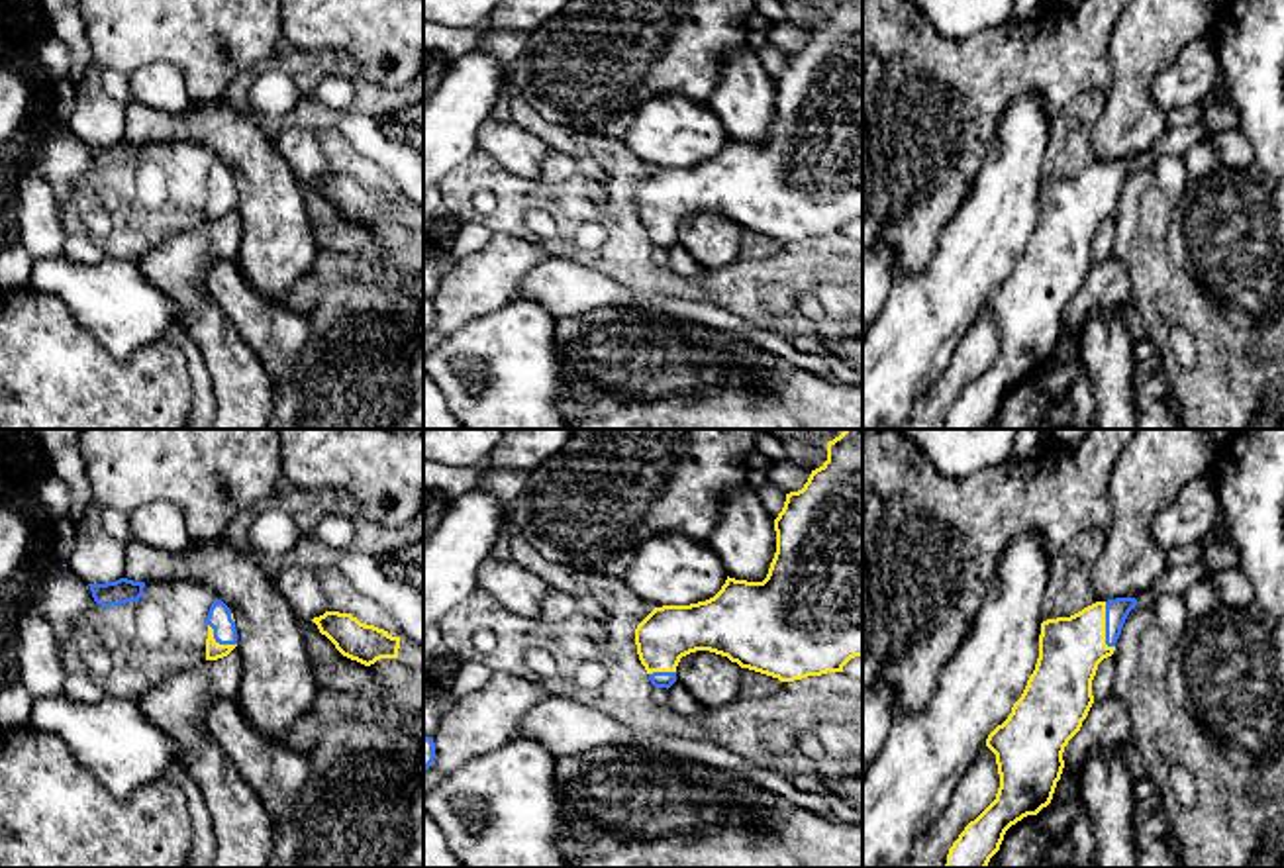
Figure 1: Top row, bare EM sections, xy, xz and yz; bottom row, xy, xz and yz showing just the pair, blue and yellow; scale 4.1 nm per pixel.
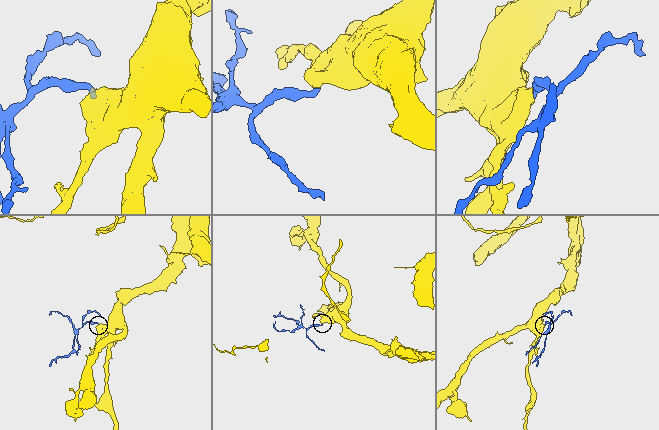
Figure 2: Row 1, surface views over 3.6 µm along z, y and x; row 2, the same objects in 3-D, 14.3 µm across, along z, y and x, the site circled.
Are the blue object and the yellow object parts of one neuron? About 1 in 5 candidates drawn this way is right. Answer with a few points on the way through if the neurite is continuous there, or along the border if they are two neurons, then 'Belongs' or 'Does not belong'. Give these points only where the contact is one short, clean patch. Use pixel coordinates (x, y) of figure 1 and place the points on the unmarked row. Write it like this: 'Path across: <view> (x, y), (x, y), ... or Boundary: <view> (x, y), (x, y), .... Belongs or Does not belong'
Belongs

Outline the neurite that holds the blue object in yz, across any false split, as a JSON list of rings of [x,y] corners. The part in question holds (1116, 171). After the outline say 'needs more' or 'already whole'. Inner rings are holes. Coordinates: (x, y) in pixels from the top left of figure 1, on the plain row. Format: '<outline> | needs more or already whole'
[[[1115,159],[1041,184],[1035,231],[1008,280],[986,300],[1000,335],[996,361],[953,404],[945,429],[986,429],[1006,392],[1051,364],[1064,308],[1094,265],[1098,225],[1113,216],[1135,167],[1135,159]]] | needs more

